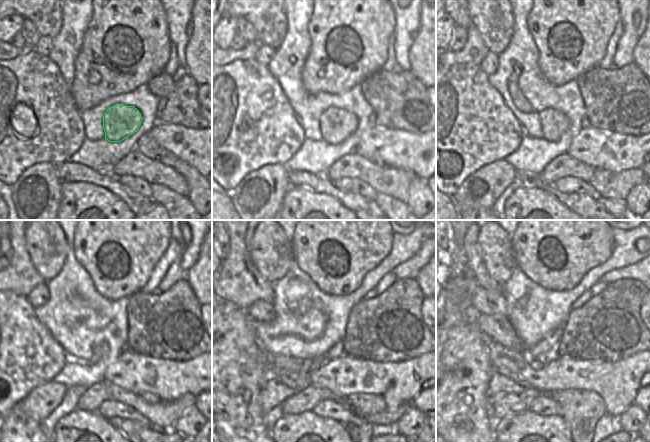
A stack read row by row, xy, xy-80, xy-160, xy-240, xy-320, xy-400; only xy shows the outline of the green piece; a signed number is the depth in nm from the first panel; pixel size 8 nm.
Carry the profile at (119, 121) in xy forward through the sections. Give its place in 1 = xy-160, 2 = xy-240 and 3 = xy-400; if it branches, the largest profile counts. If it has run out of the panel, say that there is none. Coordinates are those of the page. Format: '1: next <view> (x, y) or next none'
1: next xy-160 (554, 124)
2: next xy-240 (101, 349)
3: next xy-400 (535, 364)

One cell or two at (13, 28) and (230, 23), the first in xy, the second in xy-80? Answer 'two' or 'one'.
one

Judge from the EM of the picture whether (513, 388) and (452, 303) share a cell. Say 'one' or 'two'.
two

